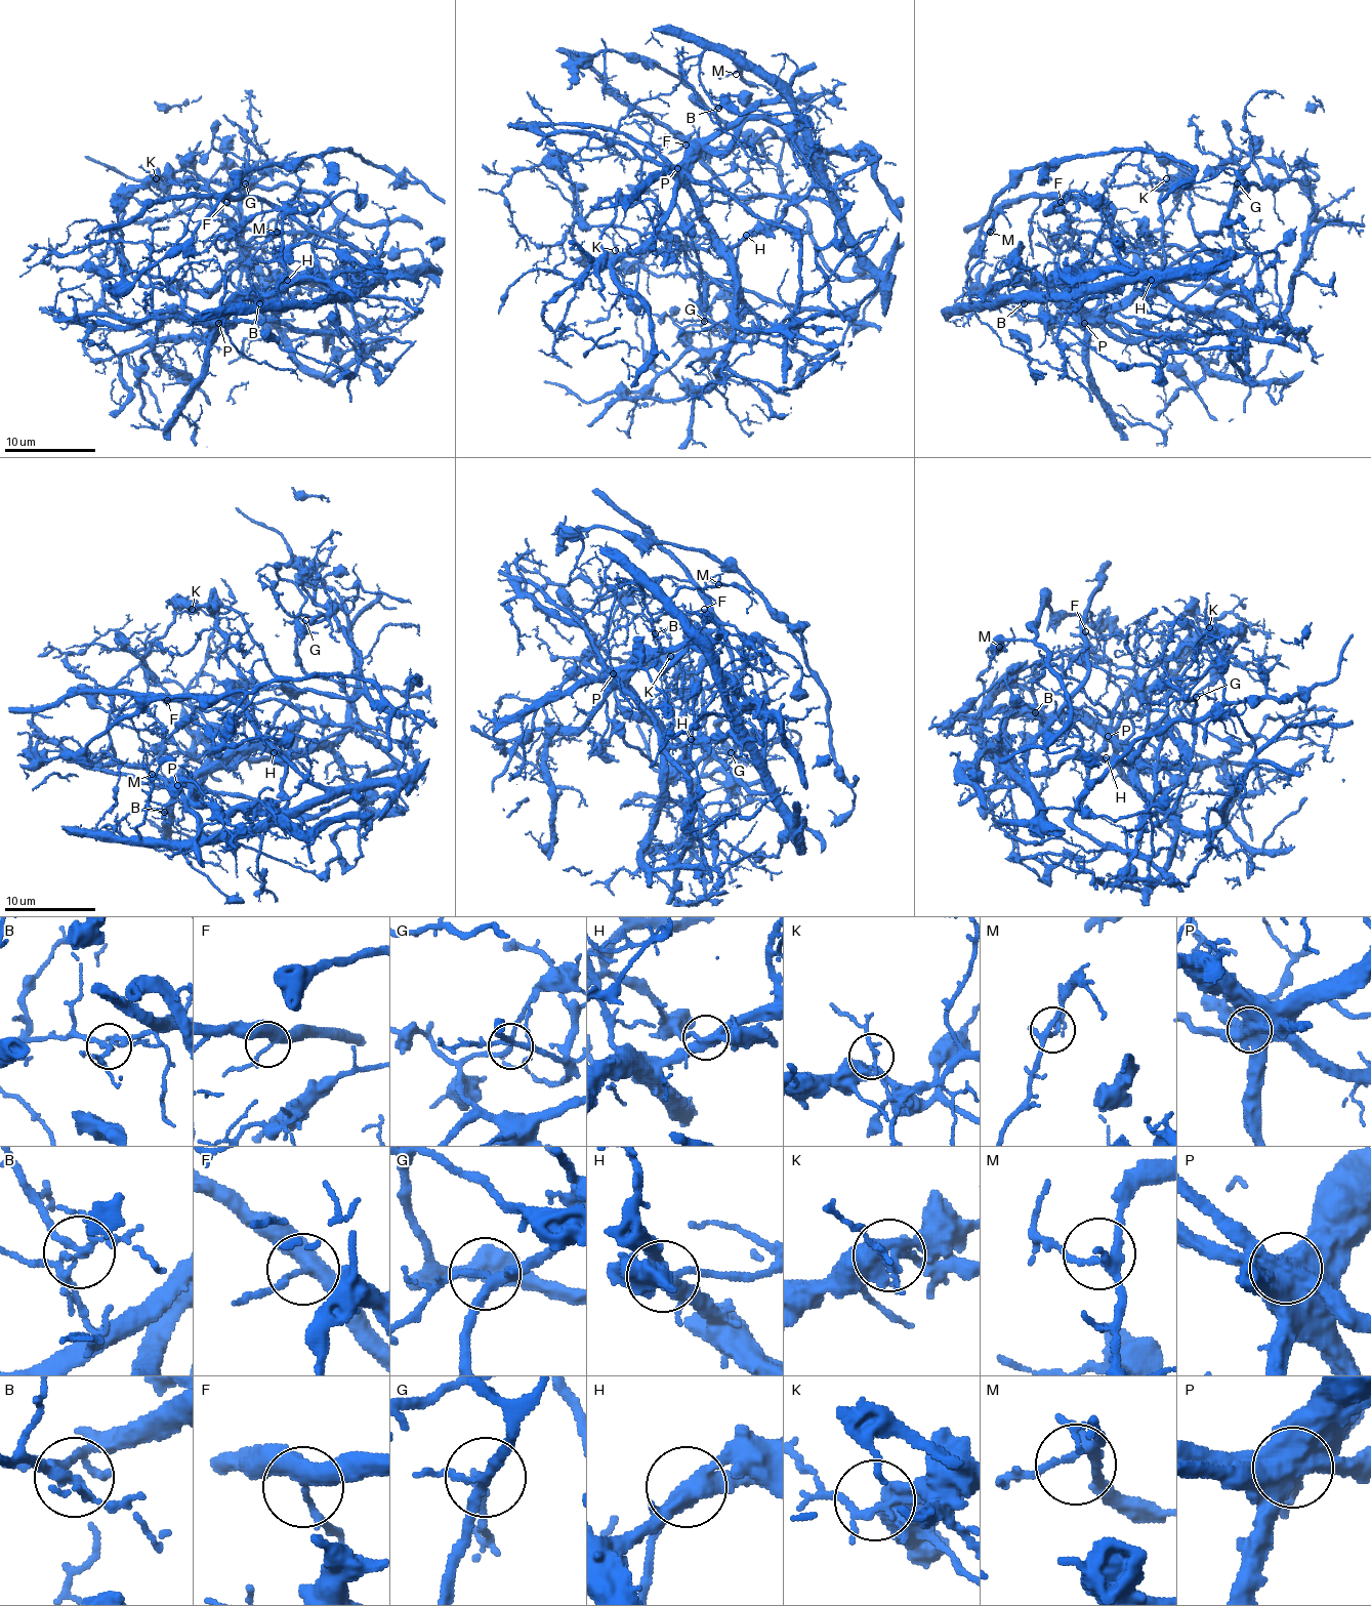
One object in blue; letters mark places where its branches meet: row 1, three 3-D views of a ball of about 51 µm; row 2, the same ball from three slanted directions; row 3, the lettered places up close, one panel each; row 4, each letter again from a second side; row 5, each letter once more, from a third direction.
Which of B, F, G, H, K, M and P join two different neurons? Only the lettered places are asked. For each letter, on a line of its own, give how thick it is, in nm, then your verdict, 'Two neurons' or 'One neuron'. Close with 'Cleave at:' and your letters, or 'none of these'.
B: Thickness 200 nm. Two neurons
F: Thickness 320 nm. One neuron
G: Thickness 200 nm. One neuron
H: Thickness 360 nm. Two neurons
K: Thickness 200 nm. One neuron
M: Thickness 200 nm. One neuron
P: Thickness 700 nm. Two neurons
Cleave at: B, H, P

